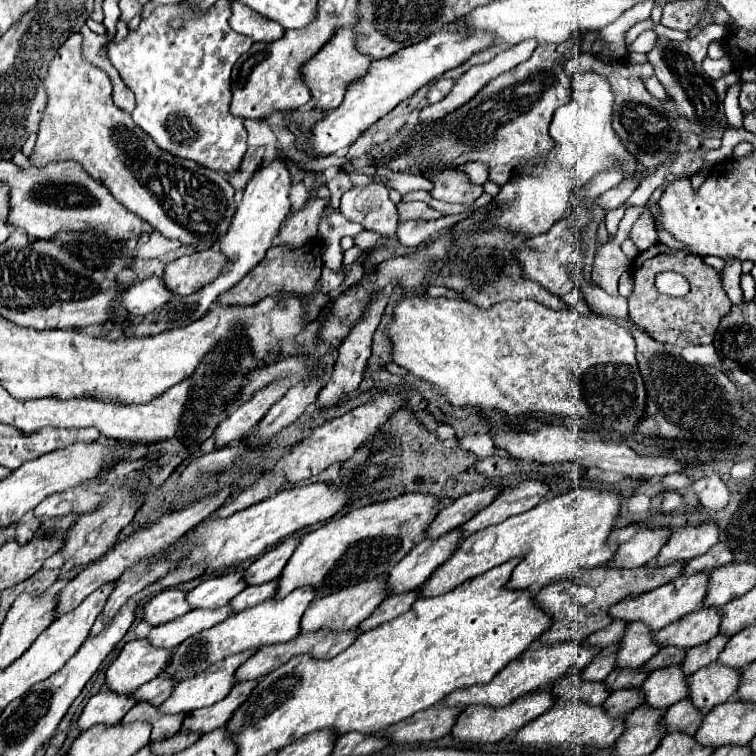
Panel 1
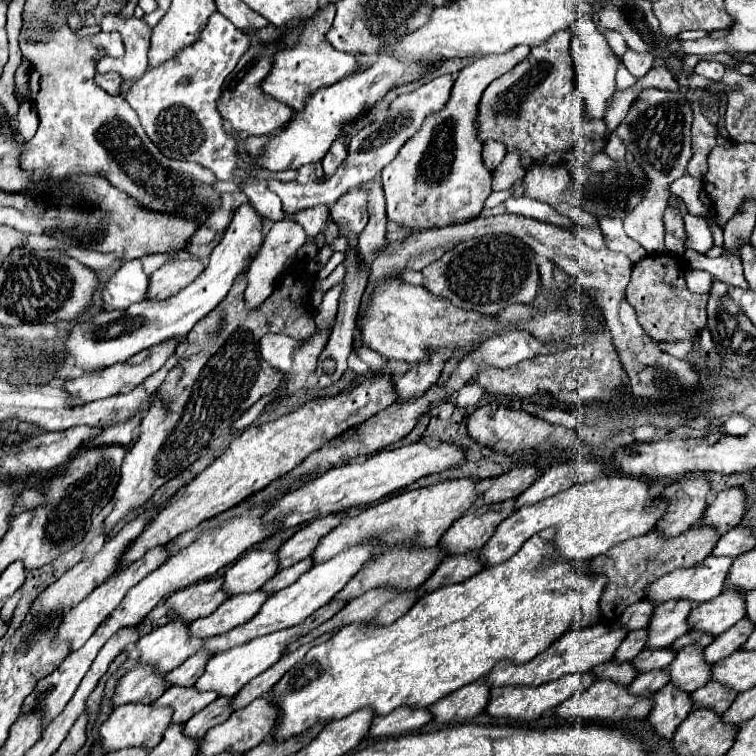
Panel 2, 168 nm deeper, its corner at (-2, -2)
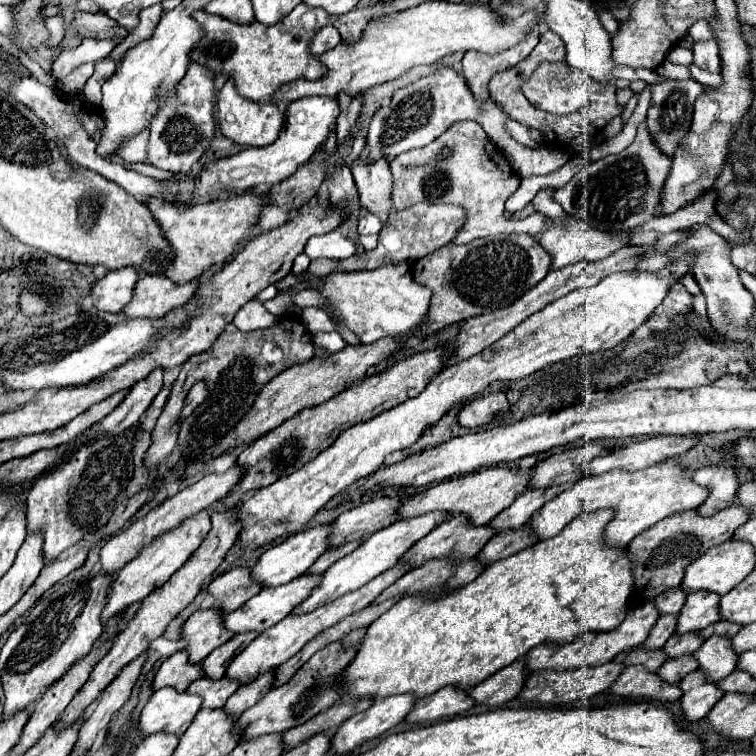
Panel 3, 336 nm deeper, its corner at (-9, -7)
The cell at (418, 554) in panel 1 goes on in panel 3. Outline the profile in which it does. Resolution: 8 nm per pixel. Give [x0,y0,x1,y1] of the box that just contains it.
[491,486,561,532]

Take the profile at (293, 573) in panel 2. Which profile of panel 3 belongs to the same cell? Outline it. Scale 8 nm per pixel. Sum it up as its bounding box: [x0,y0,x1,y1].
[307,540,361,574]

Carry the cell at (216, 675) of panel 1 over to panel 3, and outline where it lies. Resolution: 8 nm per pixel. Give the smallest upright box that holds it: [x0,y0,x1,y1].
[227,562,411,684]

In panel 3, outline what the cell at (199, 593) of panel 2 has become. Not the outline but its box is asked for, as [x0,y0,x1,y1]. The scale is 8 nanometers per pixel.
[209,566,263,612]

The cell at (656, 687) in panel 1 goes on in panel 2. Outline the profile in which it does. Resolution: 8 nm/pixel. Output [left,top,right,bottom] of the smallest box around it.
[666,645,710,693]

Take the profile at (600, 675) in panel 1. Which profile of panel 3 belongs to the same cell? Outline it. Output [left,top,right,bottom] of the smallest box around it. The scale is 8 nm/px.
[643,614,677,650]

